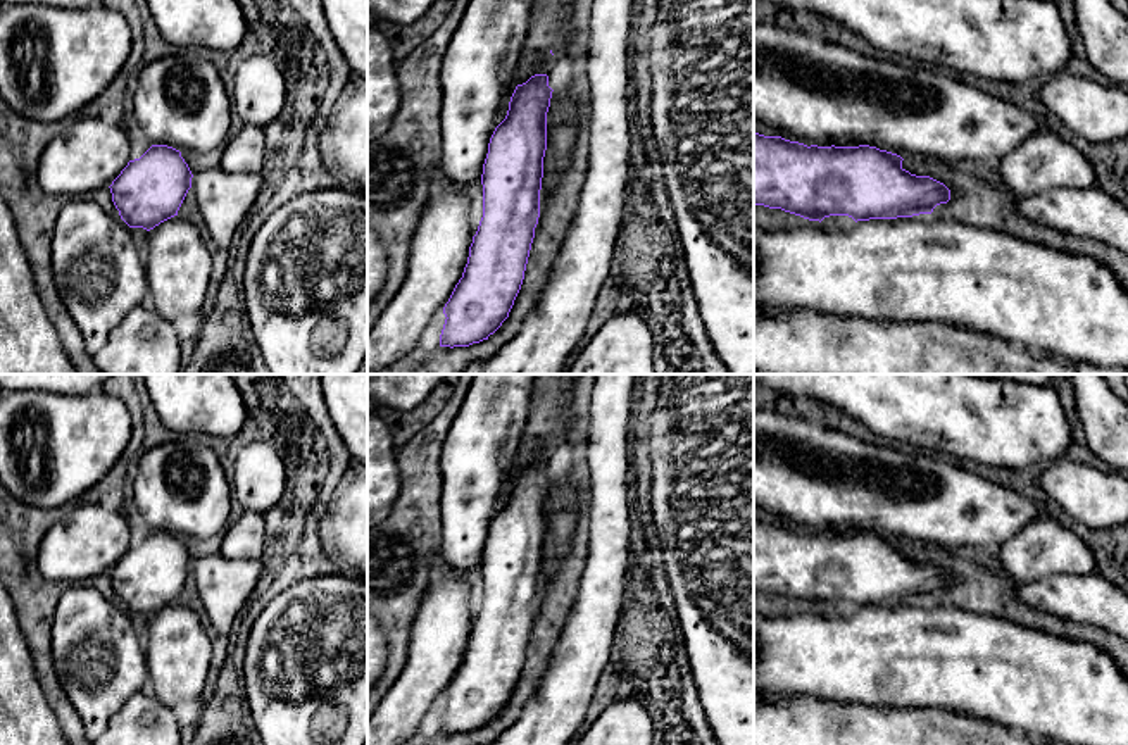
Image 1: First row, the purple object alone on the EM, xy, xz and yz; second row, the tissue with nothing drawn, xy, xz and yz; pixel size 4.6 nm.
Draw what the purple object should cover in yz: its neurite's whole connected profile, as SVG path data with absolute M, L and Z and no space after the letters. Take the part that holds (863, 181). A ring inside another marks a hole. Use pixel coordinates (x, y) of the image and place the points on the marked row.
M754 133L754 205L781 209L809 221L849 216L855 222L931 214L950 200L950 190L902 167L902 157L869 145L818 147Z

